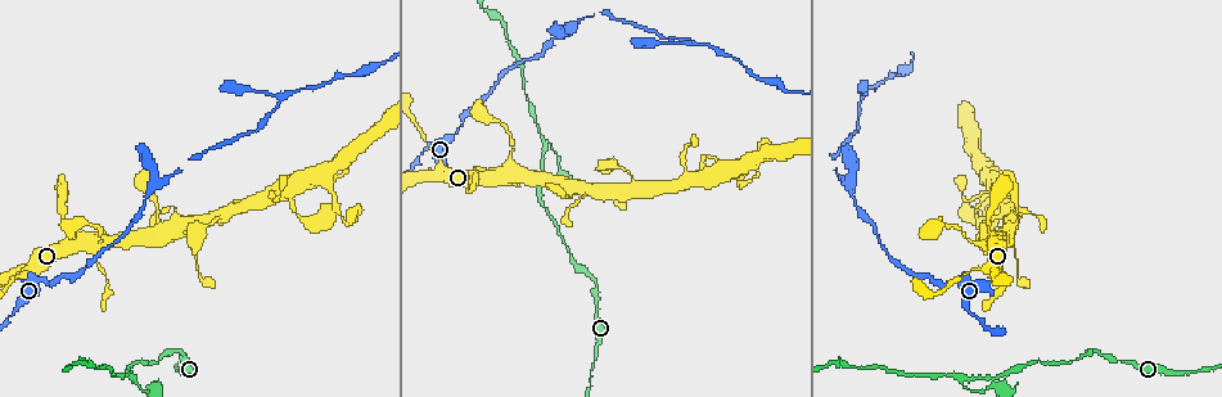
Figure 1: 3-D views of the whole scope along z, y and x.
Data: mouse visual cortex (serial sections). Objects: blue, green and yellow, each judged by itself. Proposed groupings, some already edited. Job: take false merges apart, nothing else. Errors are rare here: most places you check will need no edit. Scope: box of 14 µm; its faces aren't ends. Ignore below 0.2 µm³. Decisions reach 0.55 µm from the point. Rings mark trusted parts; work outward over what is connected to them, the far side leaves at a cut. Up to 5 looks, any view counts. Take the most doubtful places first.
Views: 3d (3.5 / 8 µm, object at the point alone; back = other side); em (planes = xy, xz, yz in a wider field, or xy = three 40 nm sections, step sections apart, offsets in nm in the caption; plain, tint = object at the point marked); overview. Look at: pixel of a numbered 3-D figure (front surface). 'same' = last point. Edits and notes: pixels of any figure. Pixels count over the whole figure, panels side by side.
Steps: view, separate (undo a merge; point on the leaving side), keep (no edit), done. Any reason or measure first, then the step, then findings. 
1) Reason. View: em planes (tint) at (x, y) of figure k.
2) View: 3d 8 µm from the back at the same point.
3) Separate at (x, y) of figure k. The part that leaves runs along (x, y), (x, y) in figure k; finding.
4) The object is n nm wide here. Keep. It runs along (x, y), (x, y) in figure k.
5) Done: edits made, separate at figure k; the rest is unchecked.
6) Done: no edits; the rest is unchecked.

Sharp bend. View: em xy step 1 (tint) at (132, 378) of figure 1.

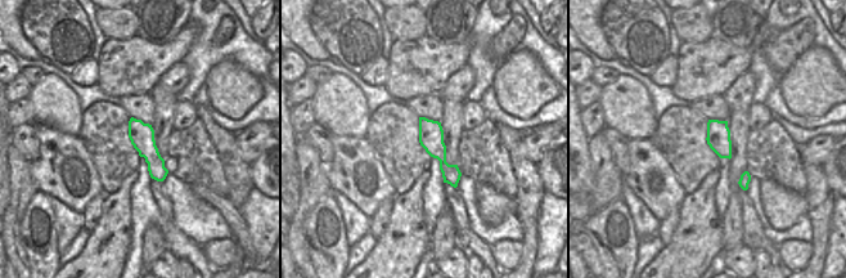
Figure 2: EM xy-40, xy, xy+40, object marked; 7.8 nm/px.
Wider look. View: 3d 3.5 µm at the same point.

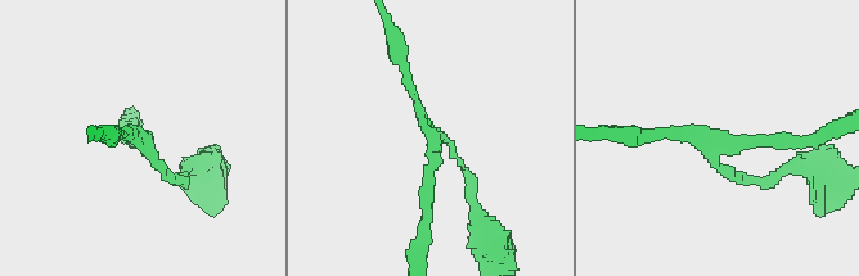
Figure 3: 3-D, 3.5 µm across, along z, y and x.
The arms are 150, 150, 150 nm wide. Keep. It runs along (422, 230), (437, 141), (449, 141), (473, 185) in figure 3; one cell here.

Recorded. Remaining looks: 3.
Calibre changes. View: 3d 3.5 µm from the back at (172, 176) of figure 1.

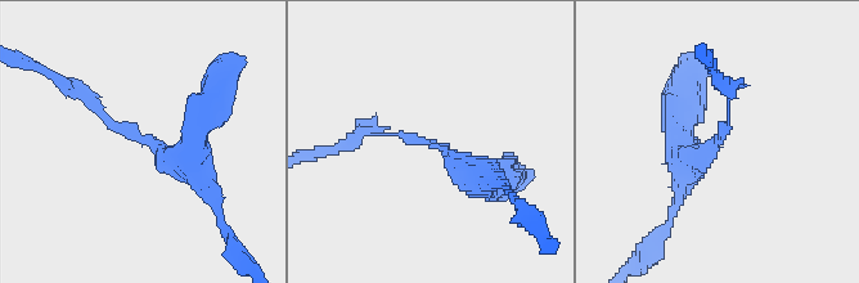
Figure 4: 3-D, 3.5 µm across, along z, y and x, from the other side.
The arms are 100, 400 nm wide; now the EM. View: em xy step 1 (tint) at (426, 141) of figure 4.

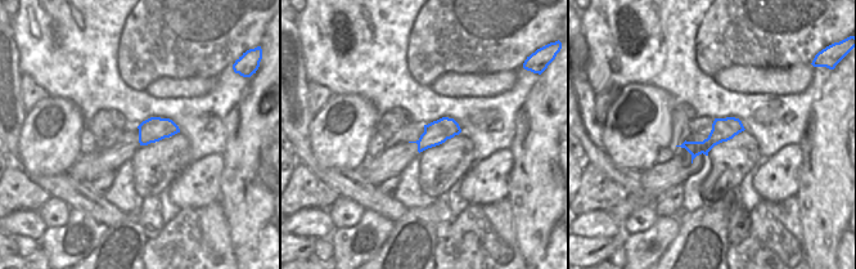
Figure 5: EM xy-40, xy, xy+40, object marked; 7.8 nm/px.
Keep. It runs along (199, 178), (68, 88) in figure 4; one cell here.

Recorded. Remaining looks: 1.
Done: no edits; the rest is unchecked.

